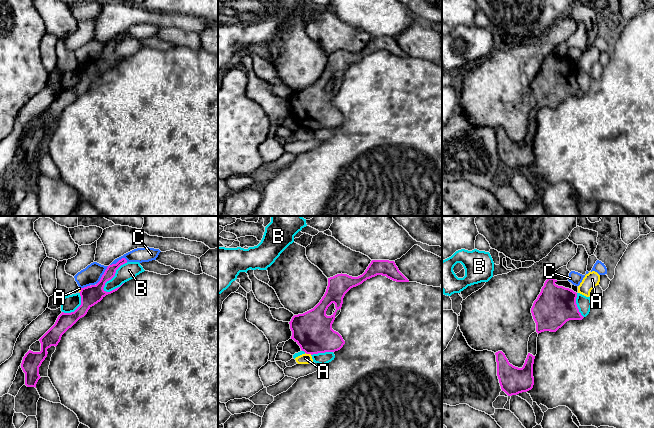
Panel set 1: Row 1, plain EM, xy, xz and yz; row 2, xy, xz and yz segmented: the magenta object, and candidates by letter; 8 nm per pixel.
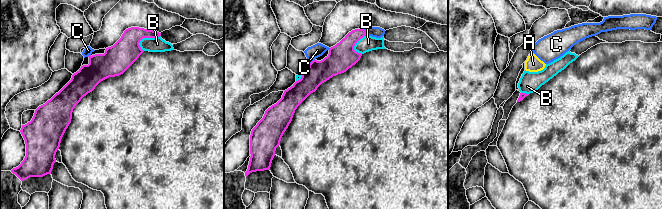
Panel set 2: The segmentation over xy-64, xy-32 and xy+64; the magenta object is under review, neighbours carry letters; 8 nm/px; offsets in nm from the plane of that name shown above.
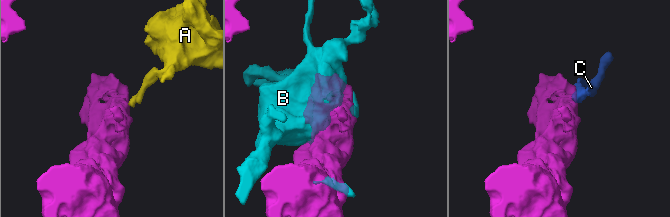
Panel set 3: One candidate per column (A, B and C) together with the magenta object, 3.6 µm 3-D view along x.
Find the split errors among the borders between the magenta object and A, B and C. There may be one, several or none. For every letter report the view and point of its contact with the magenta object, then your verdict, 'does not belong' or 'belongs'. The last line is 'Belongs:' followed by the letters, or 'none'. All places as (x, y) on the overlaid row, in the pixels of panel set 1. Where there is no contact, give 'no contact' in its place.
A: xz (308, 353) | does not belong
B: xy (113, 276) | does not belong
C: xy (119, 260) | does not belong
Belongs: none

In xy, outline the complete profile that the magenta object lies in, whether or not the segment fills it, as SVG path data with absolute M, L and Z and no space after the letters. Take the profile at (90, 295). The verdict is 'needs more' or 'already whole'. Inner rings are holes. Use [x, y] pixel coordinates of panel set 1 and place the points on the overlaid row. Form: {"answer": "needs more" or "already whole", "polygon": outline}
{"answer": "already whole", "polygon": "M125 258L119 260L116 264L109 265L102 275L100 281L96 285L81 288L81 305L71 313L62 312L55 324L39 339L41 343L41 351L33 352L29 350L23 357L21 368L25 373L25 385L27 387L35 387L39 375L39 367L47 357L47 349L51 346L57 346L62 335L71 328L80 318L84 317L88 310L100 302L106 295L117 291L120 287L106 292L103 288L105 283L111 280L116 273L116 270L123 264L127 263Z"}

